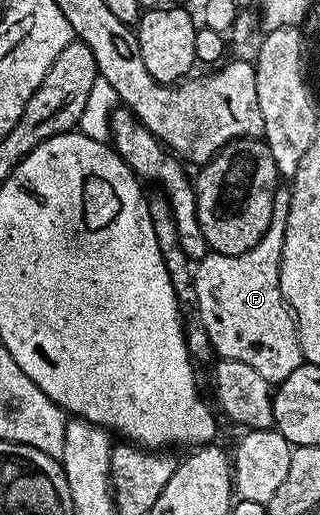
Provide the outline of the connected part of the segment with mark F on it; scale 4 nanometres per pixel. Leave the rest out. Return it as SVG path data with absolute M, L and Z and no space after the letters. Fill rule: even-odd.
M279 188L274 193L274 215L270 227L260 244L240 256L207 252L204 257L197 259L195 266L198 267L194 270L194 298L198 301L198 318L202 321L202 330L210 341L209 349L219 359L238 360L240 363L251 365L272 386L287 379L304 362L298 343L298 323L294 321L293 313L280 292L280 260L289 207L289 189Z

